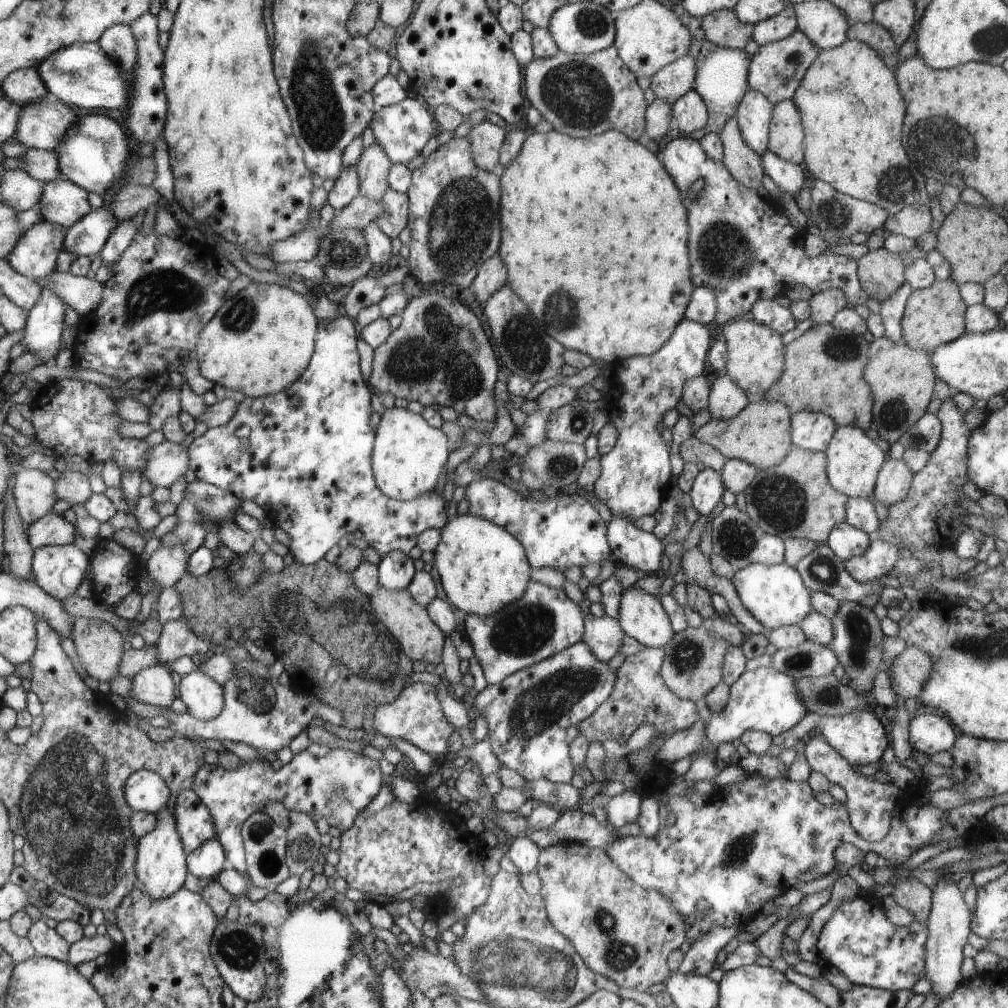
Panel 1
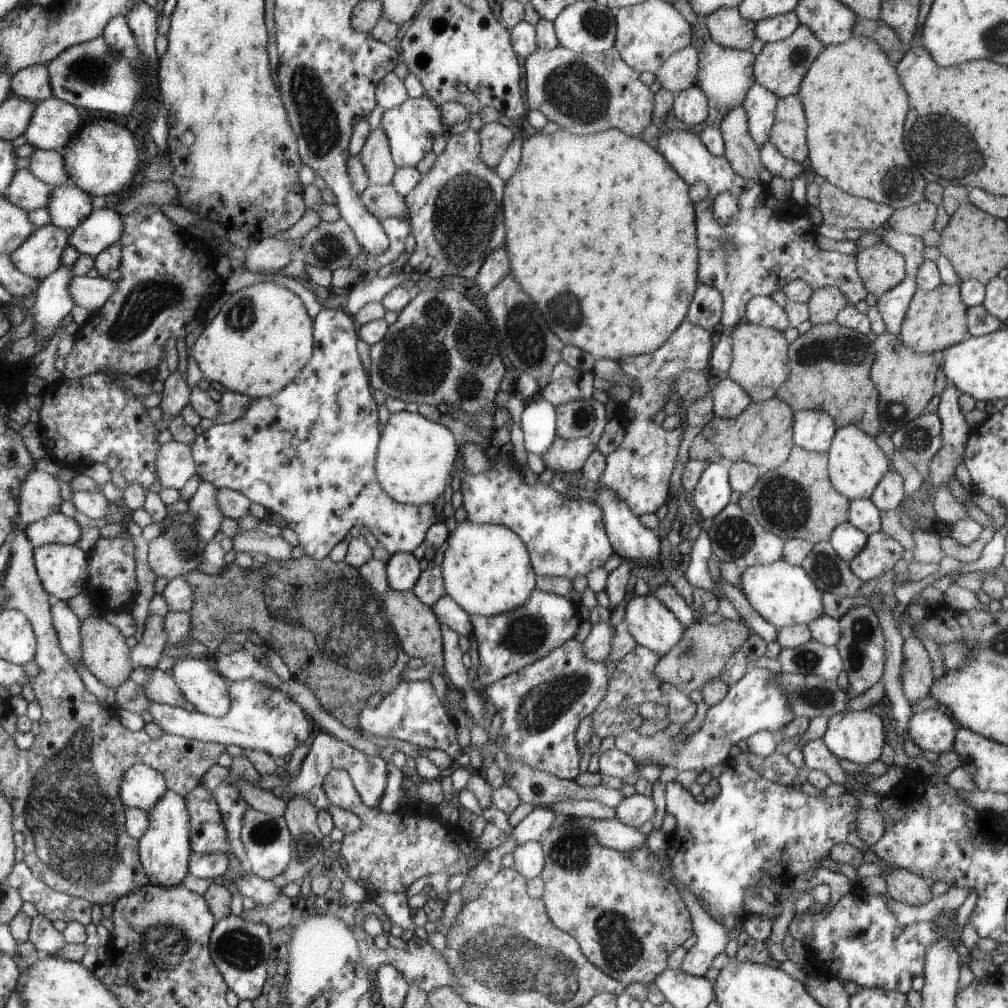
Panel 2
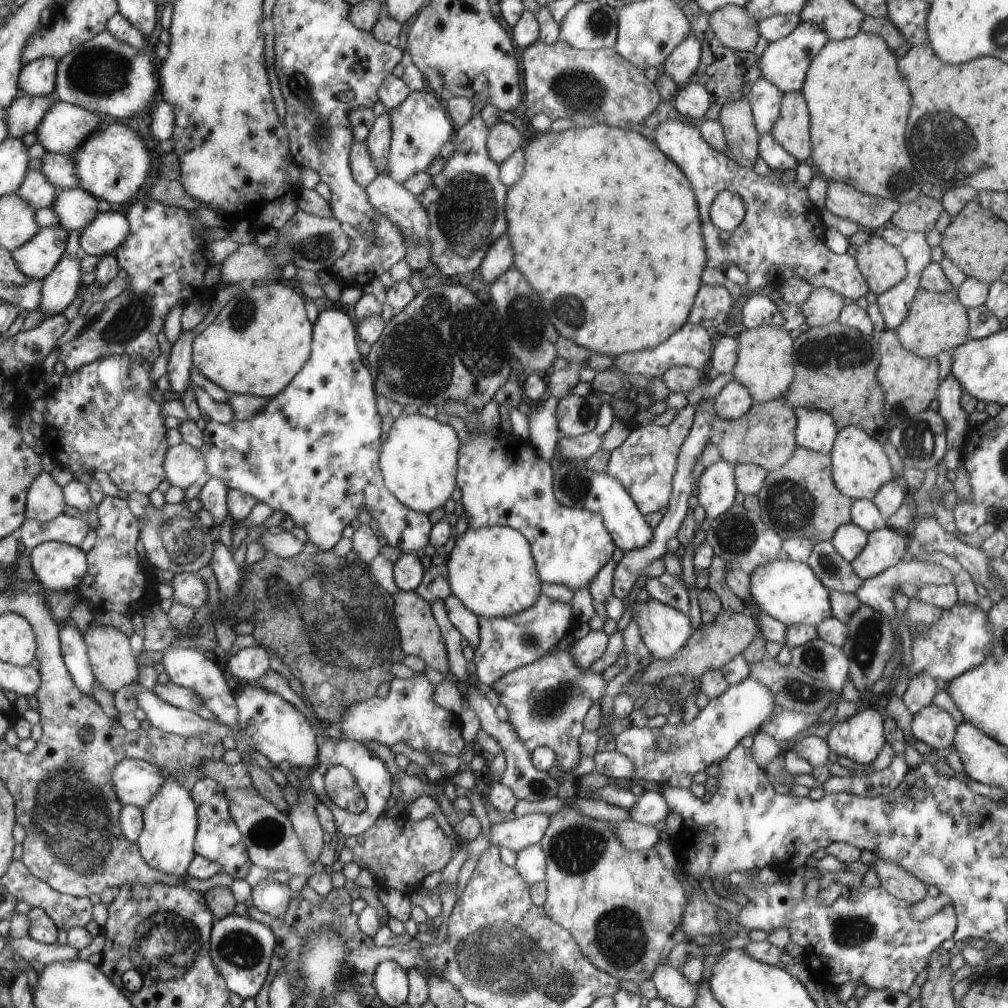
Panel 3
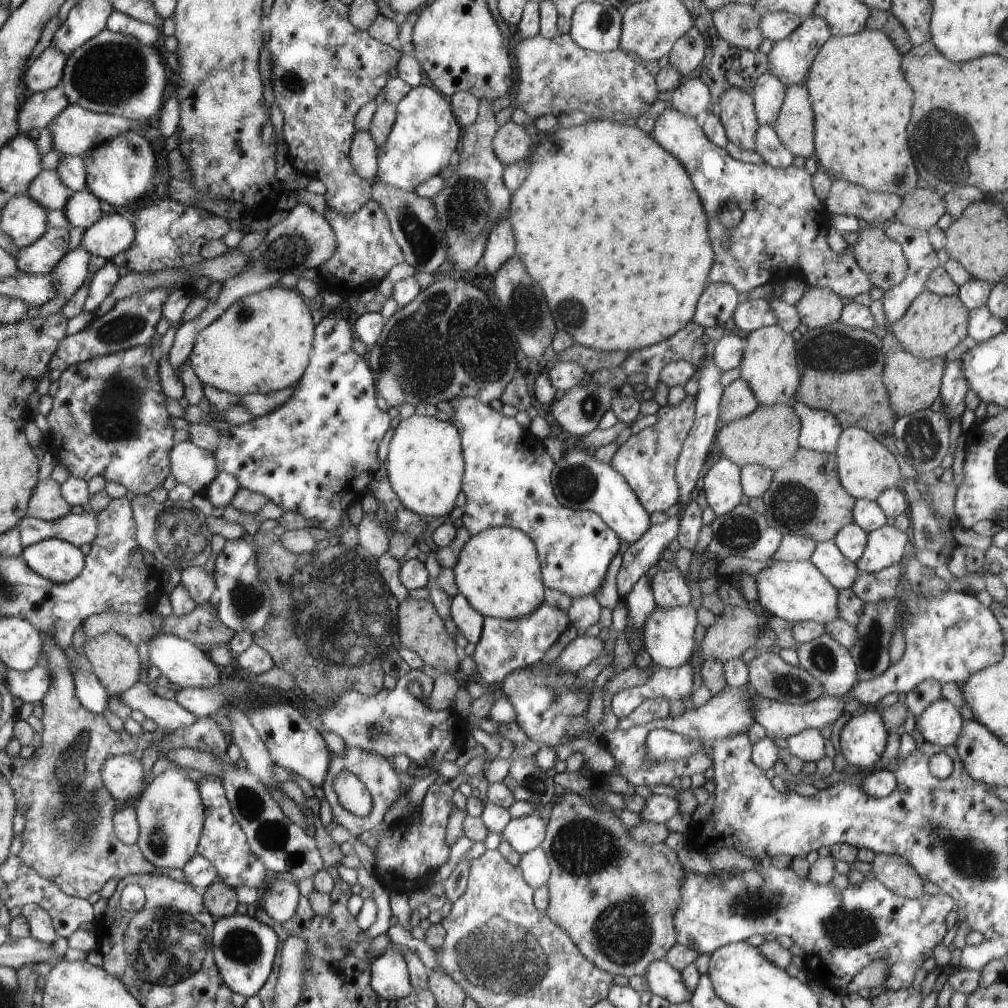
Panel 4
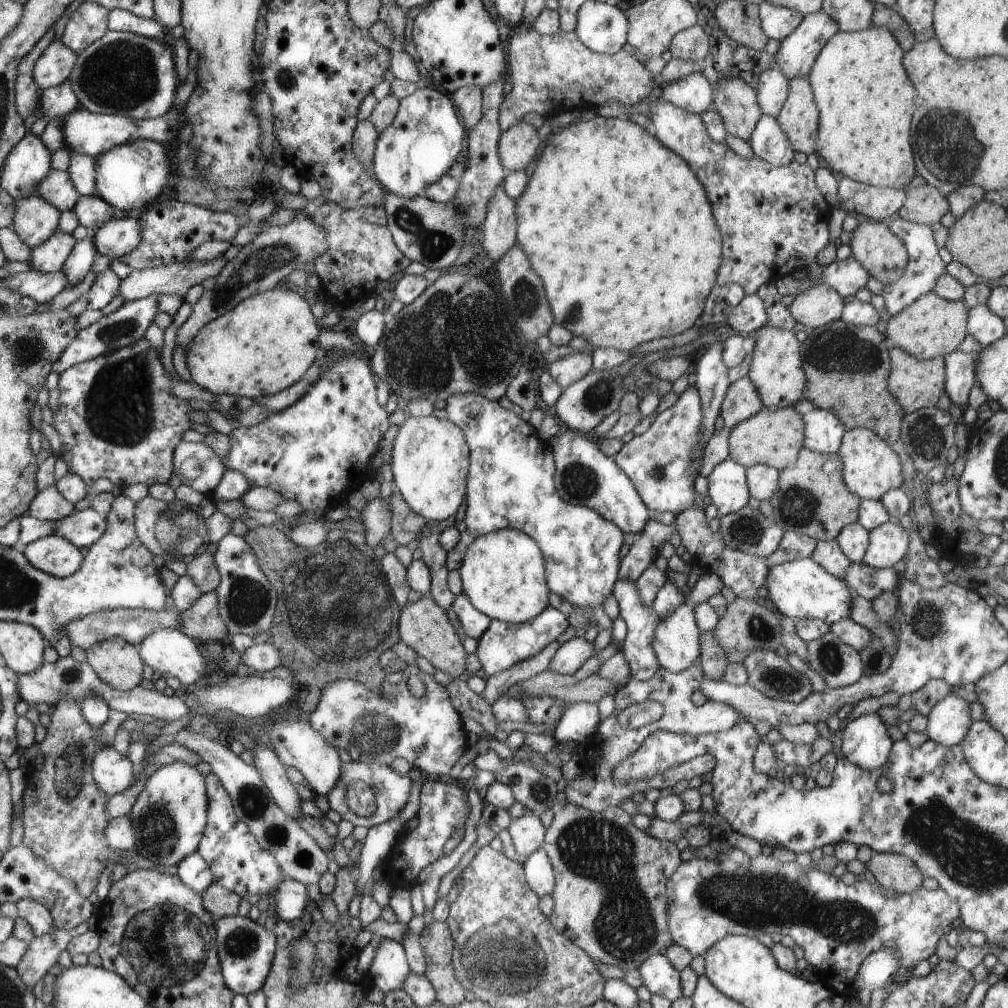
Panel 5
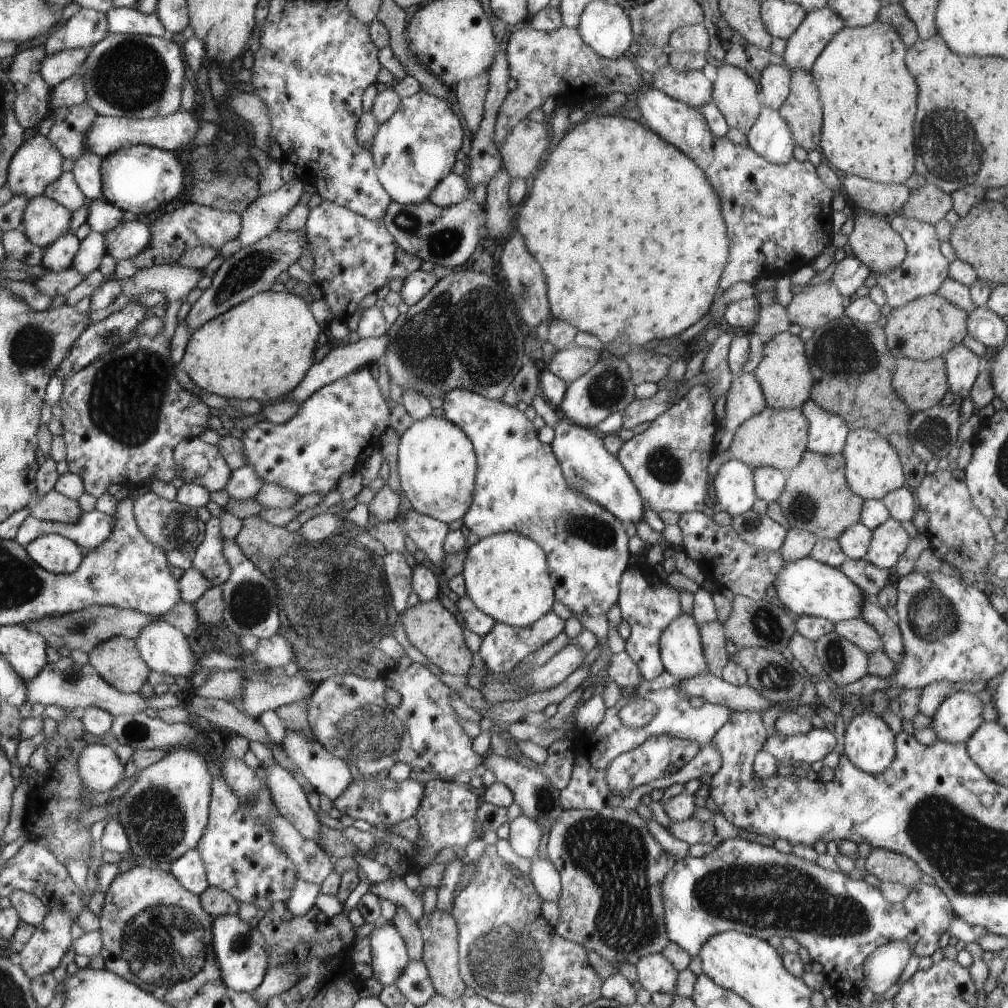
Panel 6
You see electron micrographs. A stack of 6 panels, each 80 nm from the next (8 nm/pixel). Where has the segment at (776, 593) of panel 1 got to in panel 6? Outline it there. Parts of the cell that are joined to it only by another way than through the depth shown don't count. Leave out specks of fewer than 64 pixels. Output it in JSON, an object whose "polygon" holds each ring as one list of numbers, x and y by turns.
{"polygon":[[808,556,787,562,773,582,776,588,776,602,790,611,794,617,808,615,837,622,862,616,862,607,867,598,863,591,840,569,815,561]]}

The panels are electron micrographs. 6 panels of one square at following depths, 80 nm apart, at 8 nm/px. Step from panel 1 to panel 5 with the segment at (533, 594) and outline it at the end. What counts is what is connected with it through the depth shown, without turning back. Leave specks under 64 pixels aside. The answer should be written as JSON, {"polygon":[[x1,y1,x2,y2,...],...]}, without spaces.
{"polygon":[[548,605,537,617,523,623,509,623,498,619,491,619,488,628,478,639,476,654,481,664,481,672,486,676,504,672,517,662,528,660,542,652,548,644,554,642,568,628,568,617,559,610]]}

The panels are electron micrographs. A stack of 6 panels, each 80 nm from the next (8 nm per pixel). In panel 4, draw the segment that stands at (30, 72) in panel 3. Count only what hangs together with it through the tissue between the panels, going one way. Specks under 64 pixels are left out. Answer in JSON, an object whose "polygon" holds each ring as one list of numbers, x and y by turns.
{"polygon":[[52,46,44,49,24,70,26,88,41,93,60,86,68,57]]}

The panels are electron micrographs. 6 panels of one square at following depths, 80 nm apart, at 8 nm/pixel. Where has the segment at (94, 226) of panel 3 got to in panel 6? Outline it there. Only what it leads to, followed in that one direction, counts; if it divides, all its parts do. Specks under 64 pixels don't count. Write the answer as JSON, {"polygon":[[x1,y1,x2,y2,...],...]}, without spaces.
{"polygon":[[136,219,121,222,104,234,106,255,118,260,135,257,151,241,151,228]]}

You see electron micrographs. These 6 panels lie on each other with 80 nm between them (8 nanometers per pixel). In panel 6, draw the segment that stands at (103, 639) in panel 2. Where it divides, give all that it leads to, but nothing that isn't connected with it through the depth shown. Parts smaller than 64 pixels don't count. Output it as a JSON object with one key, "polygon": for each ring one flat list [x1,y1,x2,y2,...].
{"polygon":[[112,637,89,652,89,663,108,683,123,693,137,693,151,668,140,658,134,639]]}

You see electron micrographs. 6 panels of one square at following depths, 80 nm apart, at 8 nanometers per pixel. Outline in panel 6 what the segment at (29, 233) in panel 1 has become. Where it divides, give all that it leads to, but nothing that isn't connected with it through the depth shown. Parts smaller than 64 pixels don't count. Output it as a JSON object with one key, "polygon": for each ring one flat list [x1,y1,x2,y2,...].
{"polygon":[[63,234,51,245,43,248,40,266,55,273,69,269,73,266,73,260,76,258,80,246,81,240,75,234]]}

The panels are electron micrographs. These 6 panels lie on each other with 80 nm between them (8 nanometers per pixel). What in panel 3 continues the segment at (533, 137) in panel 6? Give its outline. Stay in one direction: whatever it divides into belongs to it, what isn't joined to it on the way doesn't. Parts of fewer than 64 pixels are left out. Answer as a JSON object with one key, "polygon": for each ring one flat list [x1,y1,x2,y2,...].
{"polygon":[[498,121,489,130,488,151,495,163,502,164,522,146,525,134,522,134,510,123]]}

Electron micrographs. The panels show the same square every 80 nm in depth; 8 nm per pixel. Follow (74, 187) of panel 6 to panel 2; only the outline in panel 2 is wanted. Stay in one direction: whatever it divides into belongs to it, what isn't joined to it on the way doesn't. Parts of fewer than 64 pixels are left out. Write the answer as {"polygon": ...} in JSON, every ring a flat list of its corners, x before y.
{"polygon":[[18,169,3,194,22,210,32,212,46,206,53,186,38,180,28,169]]}

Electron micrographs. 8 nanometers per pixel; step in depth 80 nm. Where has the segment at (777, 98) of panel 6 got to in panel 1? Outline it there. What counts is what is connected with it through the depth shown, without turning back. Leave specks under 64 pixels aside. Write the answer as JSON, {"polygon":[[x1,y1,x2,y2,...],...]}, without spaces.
{"polygon":[[748,89,735,114,744,142,762,156,767,151,774,104,766,95]]}

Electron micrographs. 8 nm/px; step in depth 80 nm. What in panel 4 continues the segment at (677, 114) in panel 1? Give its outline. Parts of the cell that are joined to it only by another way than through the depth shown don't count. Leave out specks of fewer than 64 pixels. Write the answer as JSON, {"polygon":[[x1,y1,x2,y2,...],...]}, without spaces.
{"polygon":[[696,75,683,79,676,90,662,98,670,101,679,113,690,117,711,110,712,106,710,89]]}

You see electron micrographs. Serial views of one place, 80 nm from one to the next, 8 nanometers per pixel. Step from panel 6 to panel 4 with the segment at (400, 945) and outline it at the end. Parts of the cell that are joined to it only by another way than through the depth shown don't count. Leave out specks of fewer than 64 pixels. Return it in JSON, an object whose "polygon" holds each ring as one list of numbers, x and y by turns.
{"polygon":[[390,943,390,946,390,951,374,960,370,984,379,999,402,1000,411,996,413,992,412,980,408,976,408,963,402,956,402,950,394,949,392,943]]}

